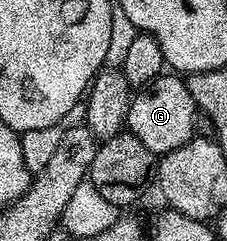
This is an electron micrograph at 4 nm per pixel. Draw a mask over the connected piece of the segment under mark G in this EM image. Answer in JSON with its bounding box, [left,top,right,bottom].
[126,74,197,154]

